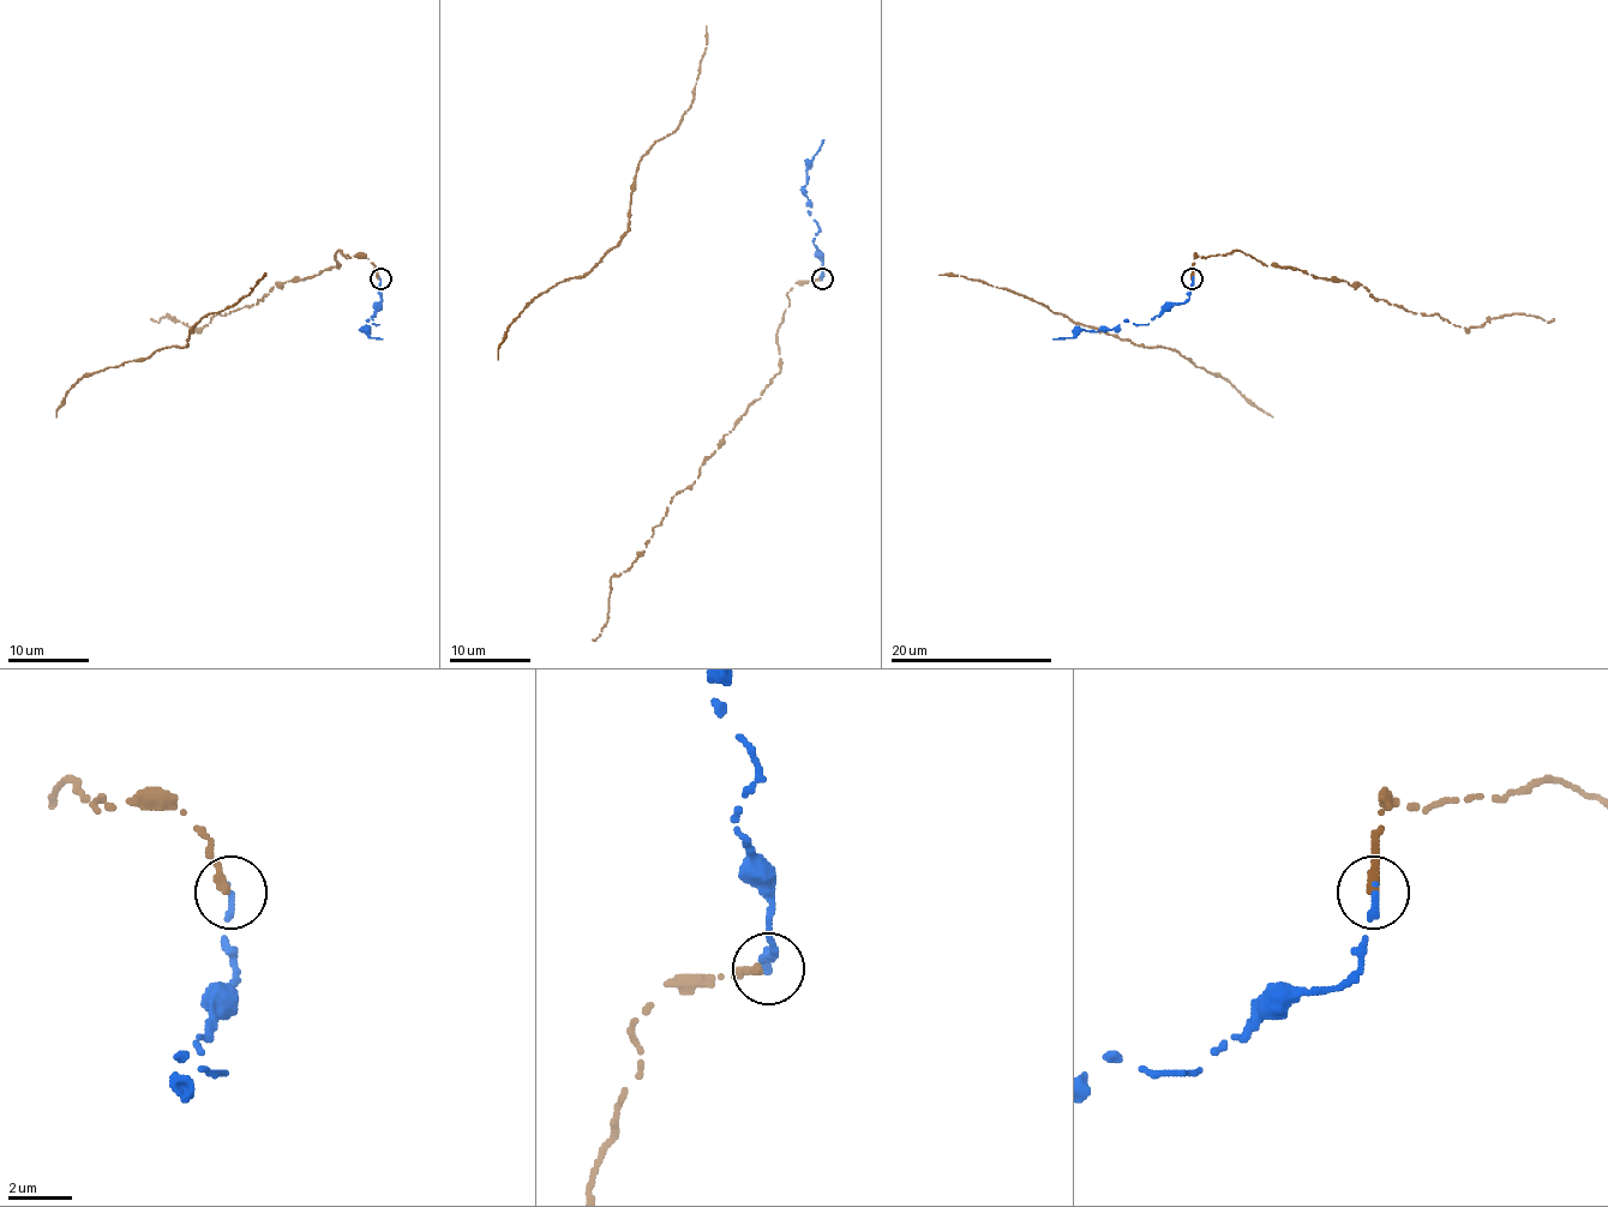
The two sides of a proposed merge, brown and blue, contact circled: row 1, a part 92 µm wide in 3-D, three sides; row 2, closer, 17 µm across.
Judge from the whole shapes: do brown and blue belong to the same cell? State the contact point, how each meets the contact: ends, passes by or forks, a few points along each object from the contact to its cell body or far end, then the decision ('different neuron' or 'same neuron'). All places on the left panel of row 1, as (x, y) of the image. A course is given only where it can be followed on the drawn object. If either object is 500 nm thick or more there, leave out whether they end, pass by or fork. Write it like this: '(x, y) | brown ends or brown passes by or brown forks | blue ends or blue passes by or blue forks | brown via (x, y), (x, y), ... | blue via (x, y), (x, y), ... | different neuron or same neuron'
(380, 278) | brown ends | blue ends | brown via (379, 278), (365, 256), (338, 250), (338, 266), (276, 284), (200, 329), (166, 313), (150, 319) | blue via (379, 278), (382, 299), (371, 314), (378, 325), (365, 320), (365, 329), (371, 337), (382, 340) | same neuron

